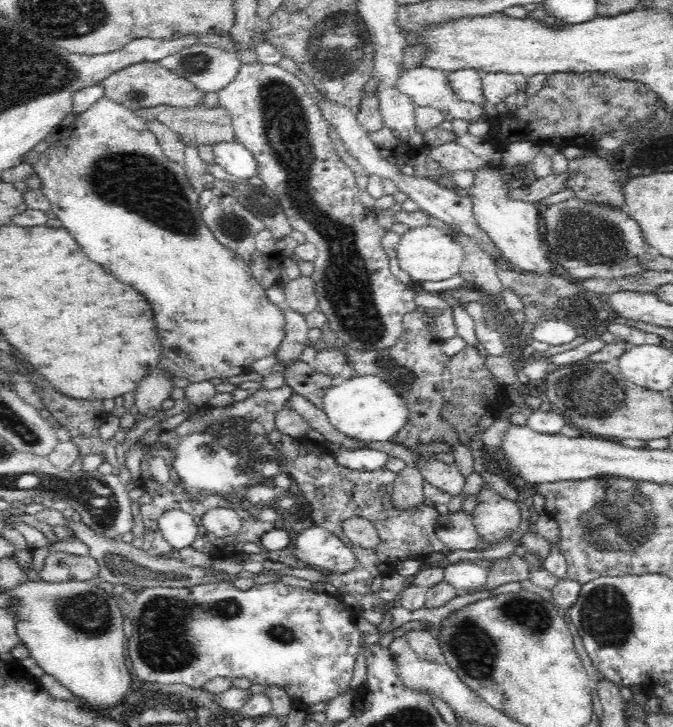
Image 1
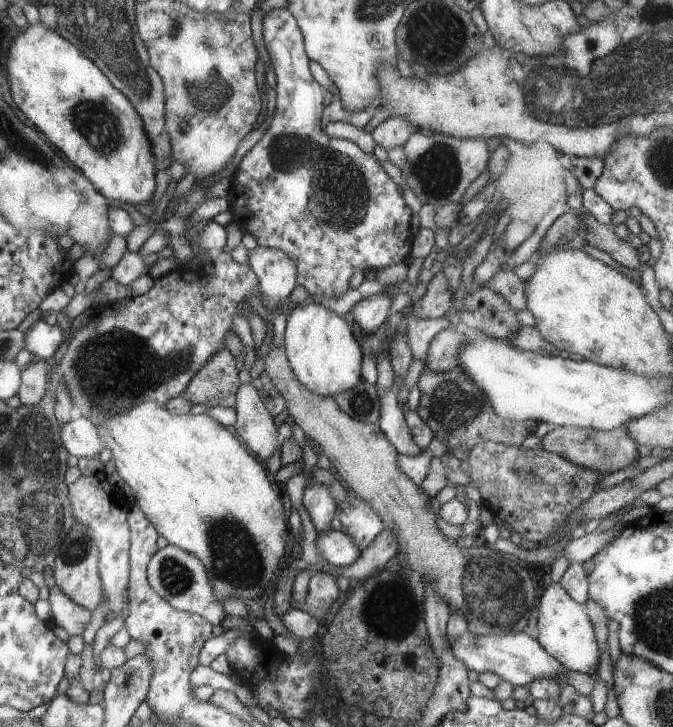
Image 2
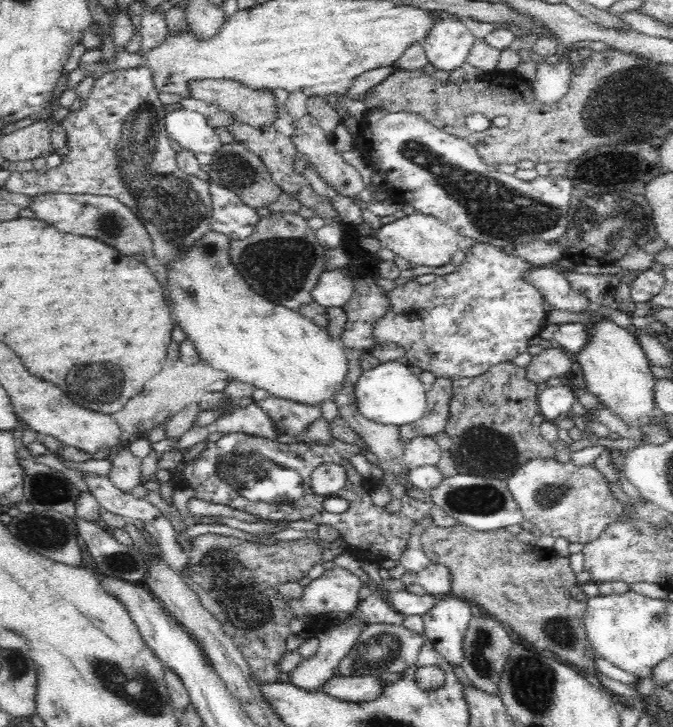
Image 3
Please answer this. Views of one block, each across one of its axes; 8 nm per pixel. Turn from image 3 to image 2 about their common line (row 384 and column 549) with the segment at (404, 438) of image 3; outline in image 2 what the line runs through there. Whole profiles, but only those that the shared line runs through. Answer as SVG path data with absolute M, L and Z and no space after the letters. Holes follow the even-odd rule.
M622 425L618 429L601 431L596 429L577 429L574 427L553 427L543 438L540 446L551 453L563 455L564 458L571 459L578 466L593 468L601 476L608 476L614 471L634 465L640 456L637 452L638 444Z

